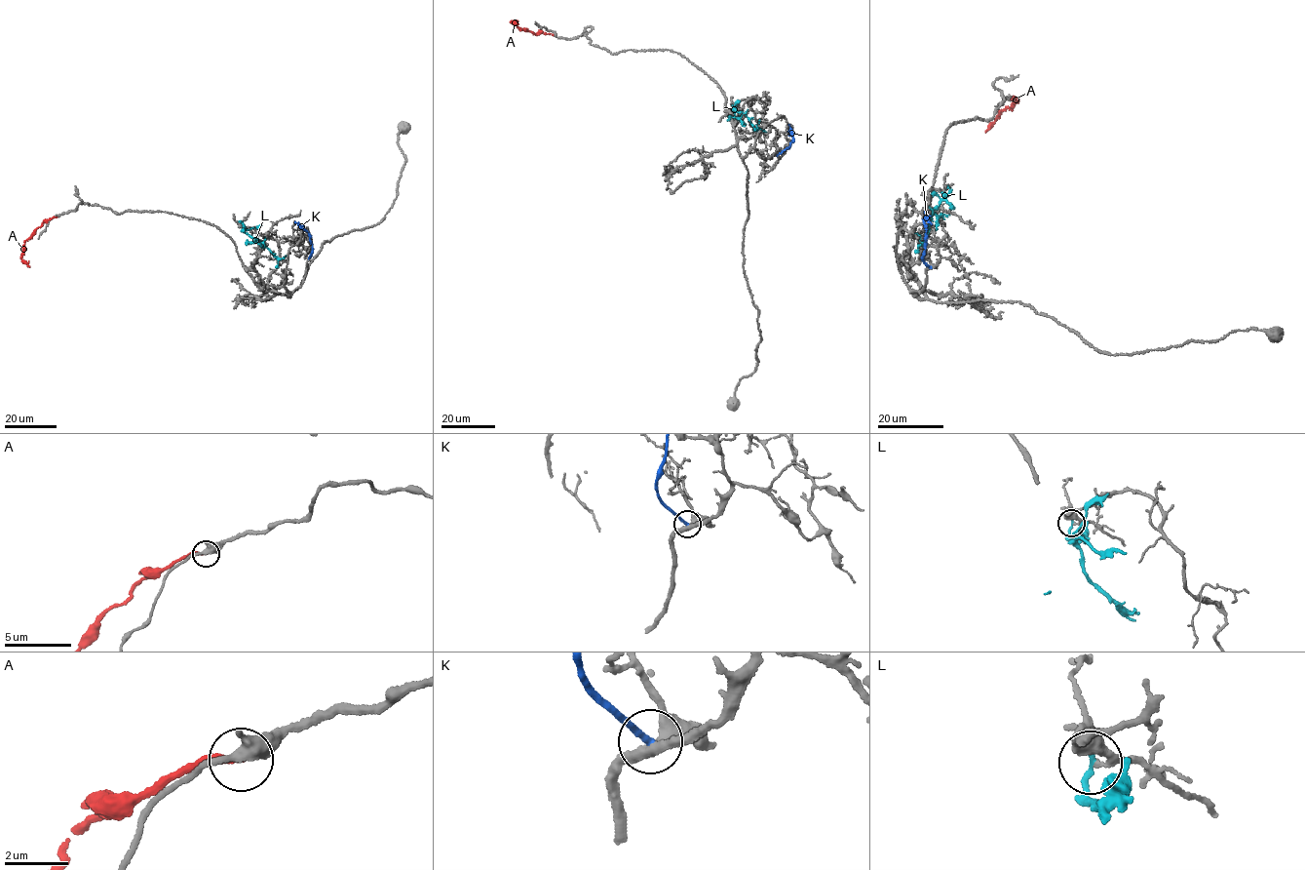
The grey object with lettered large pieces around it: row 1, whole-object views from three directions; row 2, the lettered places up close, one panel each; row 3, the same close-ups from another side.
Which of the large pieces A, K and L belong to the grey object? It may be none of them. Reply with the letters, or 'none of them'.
A

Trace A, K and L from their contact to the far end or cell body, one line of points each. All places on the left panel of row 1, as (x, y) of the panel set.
A: (57, 217), (44, 222), (25, 240), (21, 257), (29, 266)
K: (308, 258), (312, 246), (308, 231), (301, 226)
L: (240, 221), (245, 233), (256, 238), (281, 259), (286, 256)

